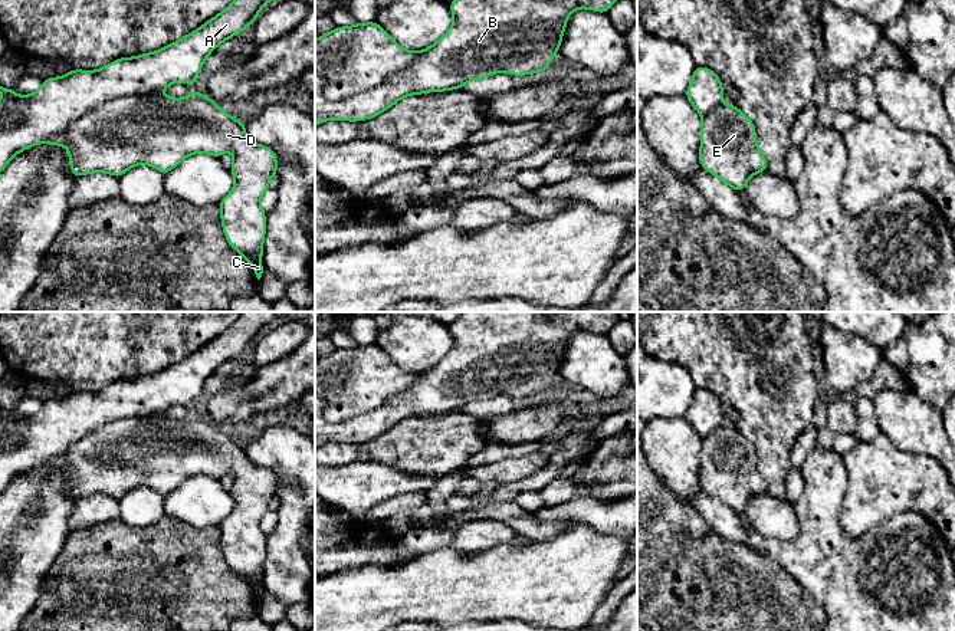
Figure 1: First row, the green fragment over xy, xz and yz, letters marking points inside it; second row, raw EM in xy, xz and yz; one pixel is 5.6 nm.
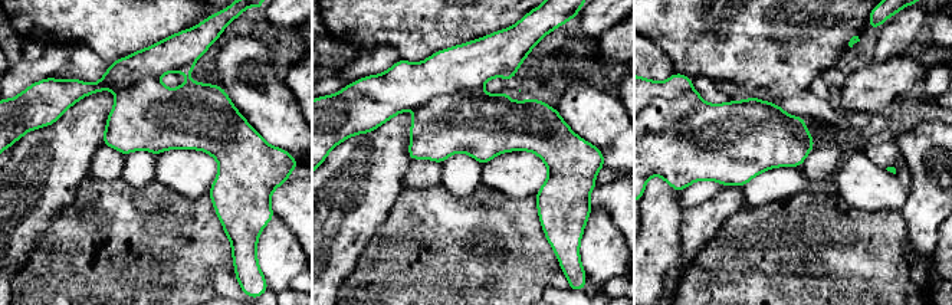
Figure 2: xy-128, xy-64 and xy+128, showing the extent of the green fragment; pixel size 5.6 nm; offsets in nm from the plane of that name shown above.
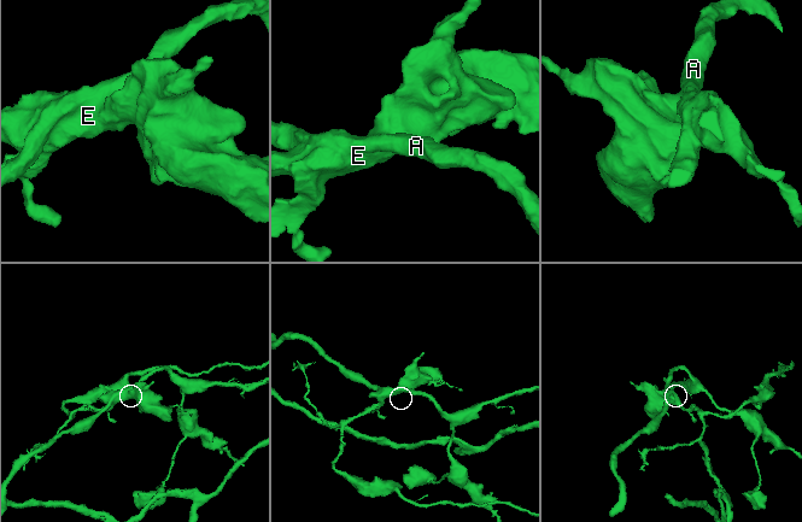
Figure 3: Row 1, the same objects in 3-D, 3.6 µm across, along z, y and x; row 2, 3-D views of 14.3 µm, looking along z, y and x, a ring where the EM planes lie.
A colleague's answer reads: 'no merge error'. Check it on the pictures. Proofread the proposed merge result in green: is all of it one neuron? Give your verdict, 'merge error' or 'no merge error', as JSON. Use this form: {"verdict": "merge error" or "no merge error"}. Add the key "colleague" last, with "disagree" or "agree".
{"verdict": "no merge error", "colleague": "agree"}

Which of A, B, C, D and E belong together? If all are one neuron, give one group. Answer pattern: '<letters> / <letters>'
A B C D E

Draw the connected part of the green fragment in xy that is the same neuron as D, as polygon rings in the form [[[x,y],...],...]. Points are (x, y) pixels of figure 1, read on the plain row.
[[[240,312],[224,332],[165,369],[135,379],[119,379],[98,392],[72,391],[63,398],[46,400],[30,417],[17,418],[13,410],[0,408],[4,420],[0,424],[0,494],[16,476],[42,464],[68,471],[70,494],[76,500],[91,494],[108,494],[119,500],[140,486],[151,487],[165,497],[193,476],[220,480],[233,473],[229,492],[234,499],[234,509],[219,525],[220,542],[227,565],[247,582],[259,602],[263,595],[266,556],[266,535],[260,522],[278,493],[275,474],[253,464],[242,443],[220,431],[216,423],[200,413],[196,411],[186,420],[163,418],[157,414],[175,404],[196,408],[207,378],[250,348],[262,329],[285,313]]]

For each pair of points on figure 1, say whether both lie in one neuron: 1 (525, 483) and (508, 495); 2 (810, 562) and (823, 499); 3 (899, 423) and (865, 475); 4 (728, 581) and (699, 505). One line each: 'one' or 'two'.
1: one
2: one
3: two
4: two

